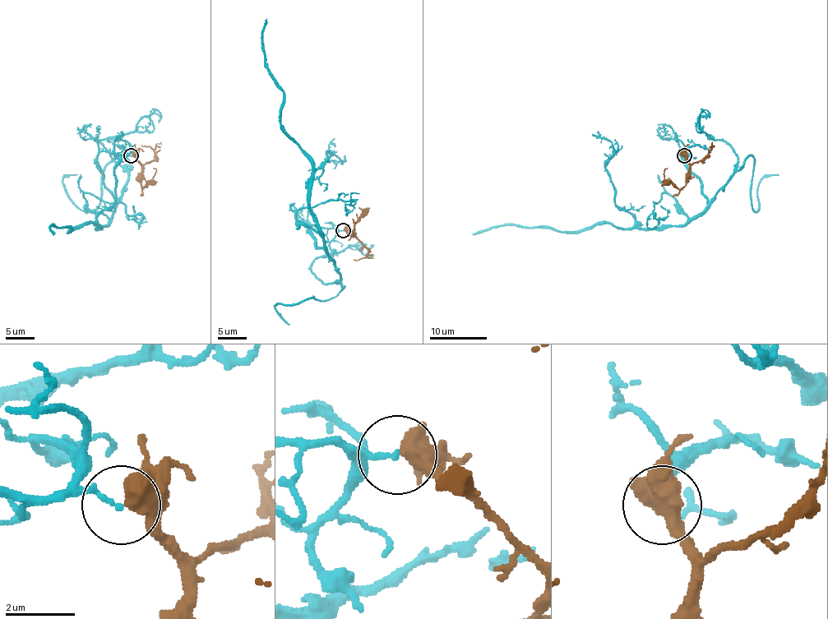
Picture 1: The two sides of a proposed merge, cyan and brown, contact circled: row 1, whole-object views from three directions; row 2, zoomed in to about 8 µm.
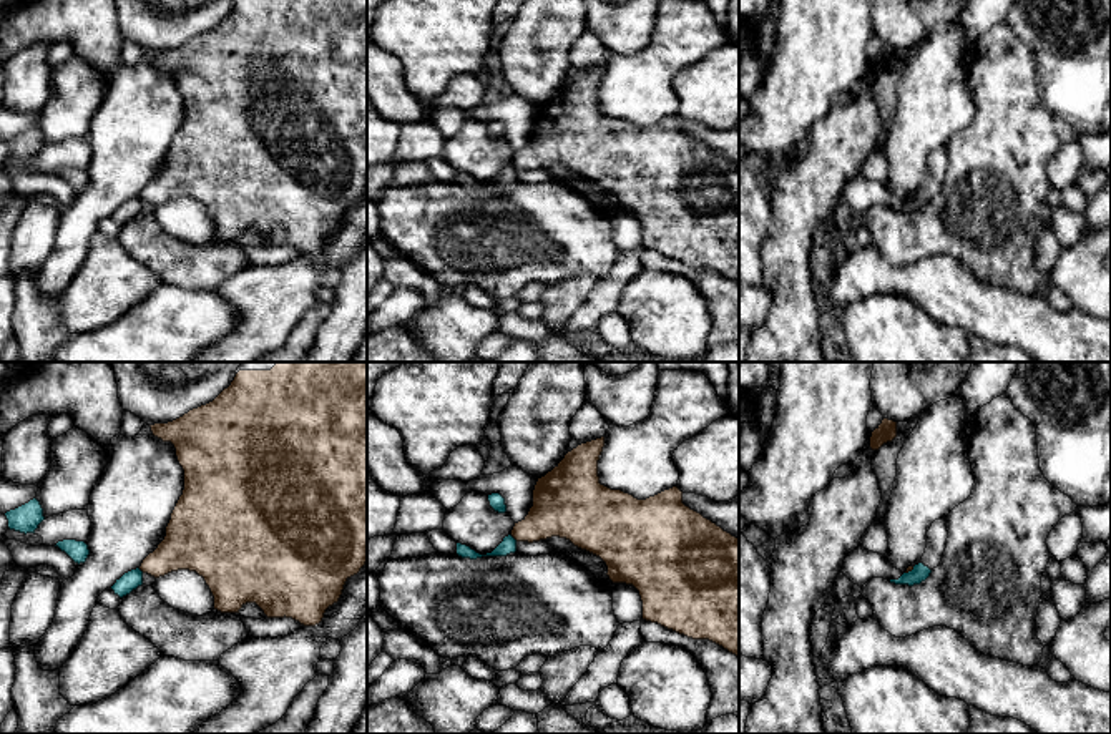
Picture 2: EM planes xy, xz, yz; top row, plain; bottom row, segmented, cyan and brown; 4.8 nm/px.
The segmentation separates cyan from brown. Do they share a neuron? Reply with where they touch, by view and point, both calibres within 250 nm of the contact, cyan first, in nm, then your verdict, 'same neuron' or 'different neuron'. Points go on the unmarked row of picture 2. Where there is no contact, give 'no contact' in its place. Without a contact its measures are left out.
xz (512, 165) | 80/240 nm | different neuron

